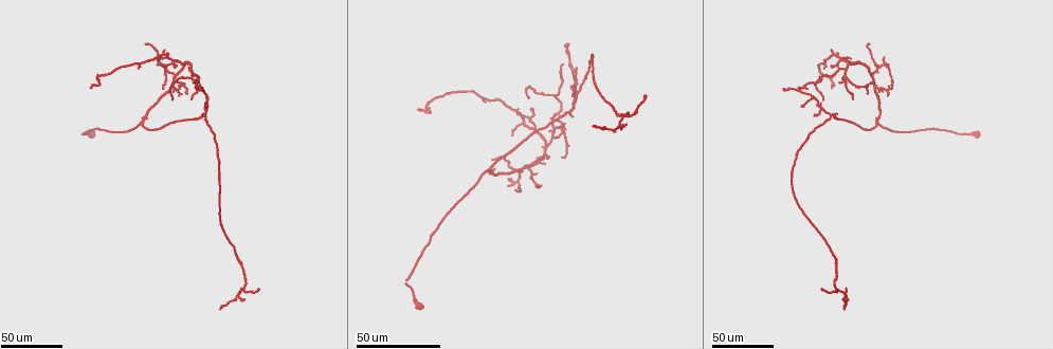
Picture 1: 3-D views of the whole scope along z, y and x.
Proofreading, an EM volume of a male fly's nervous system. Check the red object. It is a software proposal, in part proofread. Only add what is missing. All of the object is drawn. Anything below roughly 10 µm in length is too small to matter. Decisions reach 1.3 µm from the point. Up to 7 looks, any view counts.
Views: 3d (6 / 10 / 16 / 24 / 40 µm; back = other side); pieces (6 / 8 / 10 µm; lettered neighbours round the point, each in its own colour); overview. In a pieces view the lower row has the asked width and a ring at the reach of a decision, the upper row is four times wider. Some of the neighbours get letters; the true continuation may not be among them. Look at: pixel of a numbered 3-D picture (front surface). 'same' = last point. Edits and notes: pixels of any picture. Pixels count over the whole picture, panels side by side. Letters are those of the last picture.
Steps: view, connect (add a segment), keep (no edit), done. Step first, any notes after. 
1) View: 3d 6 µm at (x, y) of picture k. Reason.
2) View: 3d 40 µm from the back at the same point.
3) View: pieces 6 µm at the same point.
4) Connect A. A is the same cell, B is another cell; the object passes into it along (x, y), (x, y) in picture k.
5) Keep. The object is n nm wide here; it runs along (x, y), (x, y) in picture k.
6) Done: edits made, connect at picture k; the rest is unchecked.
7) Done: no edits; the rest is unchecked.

View: 3d 40 µm at (515, 115) of picture 1.

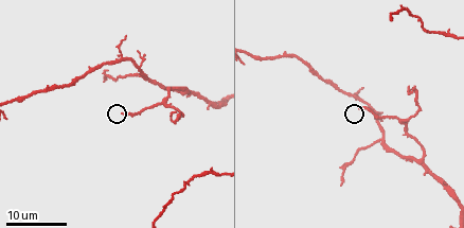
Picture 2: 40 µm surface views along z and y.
View: pieces 8 µm at (360, 108) of picture 2. See the neighbours.

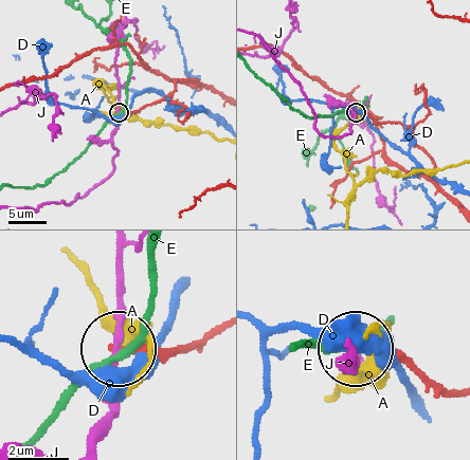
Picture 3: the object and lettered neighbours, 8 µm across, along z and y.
Keep. A, D, E and J are other cells; it runs along (202, 85), (180, 79), (161, 100), (132, 111), (119, 111) in picture 3; no lettered segment goes on from it.

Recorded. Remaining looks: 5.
View: 3d 40 µm at (544, 164) of picture 1. An open end.

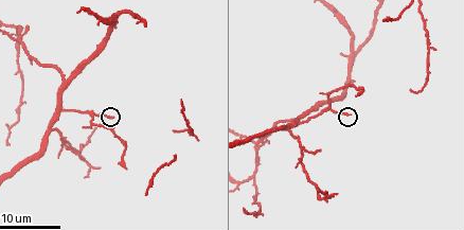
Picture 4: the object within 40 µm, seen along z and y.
View: pieces 8 µm at (351, 114) of picture 4.

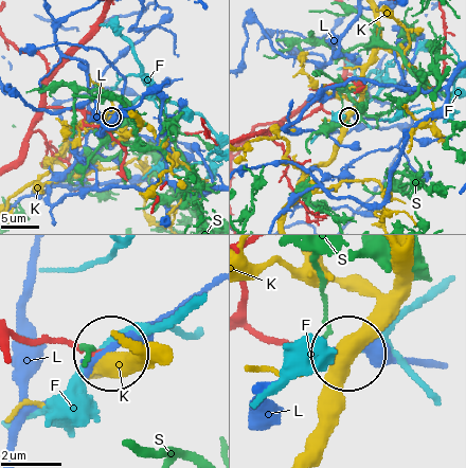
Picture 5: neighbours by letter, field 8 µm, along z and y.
Keep. F, K, L and S are other cells; no lettered segment goes on from it.

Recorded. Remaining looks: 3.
View: 3d 24 µm at (838, 114) of picture 1. An open end.

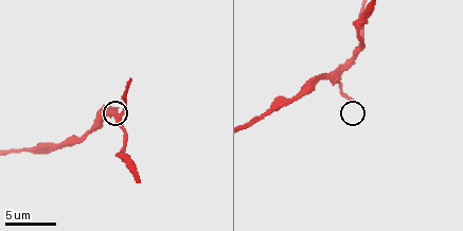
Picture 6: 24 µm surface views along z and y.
View: pieces 8 µm at (356, 102) of picture 6. What lies round it.

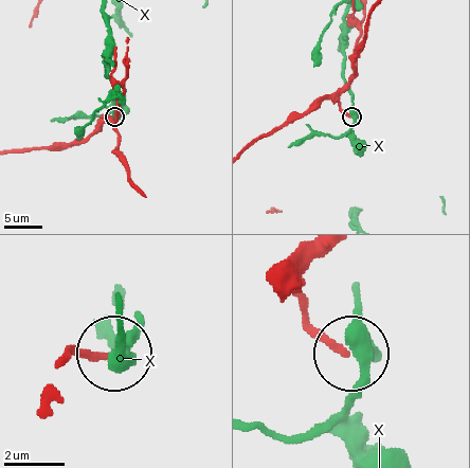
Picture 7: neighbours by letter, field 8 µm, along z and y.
Keep. X is another cell; none of them fits.

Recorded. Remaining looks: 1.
Done: no edits; the rest is unchecked.

